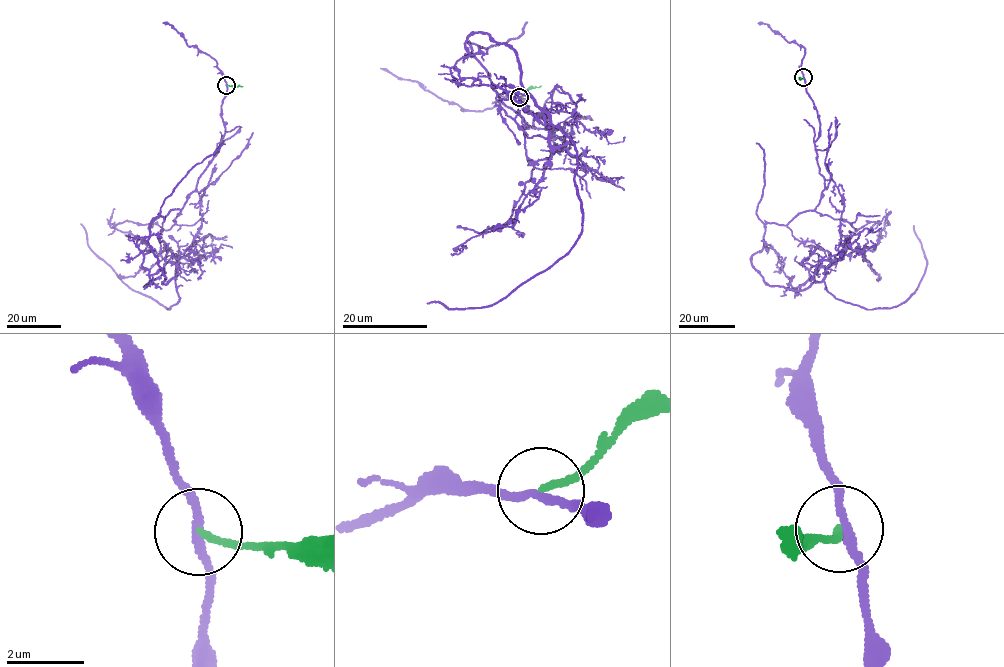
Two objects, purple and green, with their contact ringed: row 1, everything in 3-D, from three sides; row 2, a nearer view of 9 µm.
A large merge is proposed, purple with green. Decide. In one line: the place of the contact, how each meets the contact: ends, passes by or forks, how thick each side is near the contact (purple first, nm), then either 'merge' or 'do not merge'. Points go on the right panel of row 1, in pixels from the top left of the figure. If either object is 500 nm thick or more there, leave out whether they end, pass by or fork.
at (803, 77); purple passes by; green ends there; 200 nm thick on the purple side, 160 nm on the other; do not merge

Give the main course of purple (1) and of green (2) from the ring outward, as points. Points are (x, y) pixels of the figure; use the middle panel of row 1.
1: (519, 97), (547, 115), (535, 128), (491, 84), (518, 127), (573, 143), (581, 234), (492, 305), (427, 303)
2: (519, 97), (530, 89), (541, 86)

